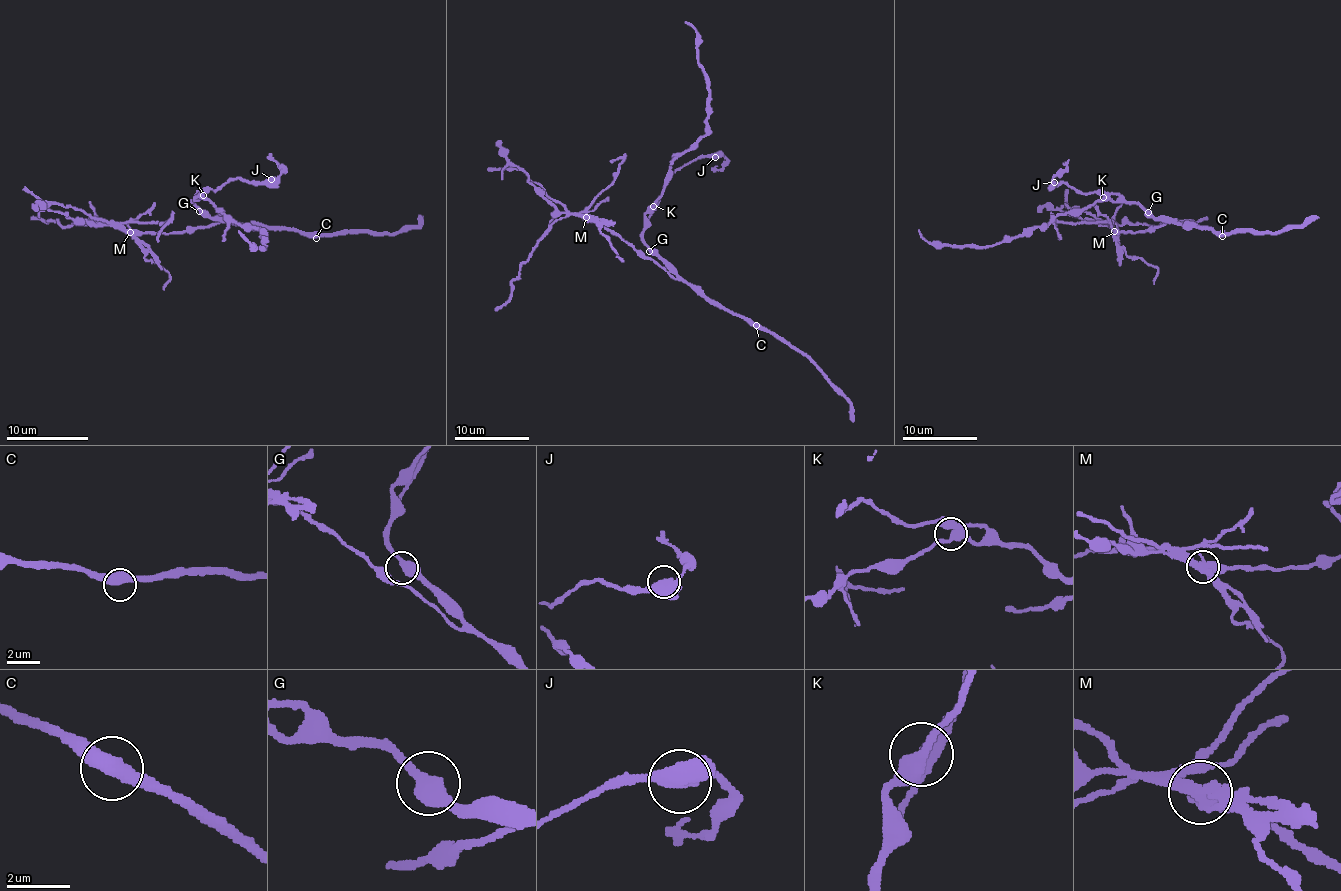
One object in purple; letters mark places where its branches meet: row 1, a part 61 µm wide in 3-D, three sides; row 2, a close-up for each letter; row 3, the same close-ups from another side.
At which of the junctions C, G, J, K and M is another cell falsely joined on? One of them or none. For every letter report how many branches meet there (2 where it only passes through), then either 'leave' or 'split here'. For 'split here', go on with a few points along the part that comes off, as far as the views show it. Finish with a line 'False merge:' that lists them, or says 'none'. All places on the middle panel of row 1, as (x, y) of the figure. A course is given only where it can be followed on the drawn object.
C: 2 branches meet; leave
G: 2 branches meet; leave
J: 3 branches meet; leave
K: 4 branches meet; leave
M: 4 branches meet; split here; foreign part runs (585, 217), (568, 213), (557, 219), (518, 271), (510, 297), (495, 310)
False merge: M

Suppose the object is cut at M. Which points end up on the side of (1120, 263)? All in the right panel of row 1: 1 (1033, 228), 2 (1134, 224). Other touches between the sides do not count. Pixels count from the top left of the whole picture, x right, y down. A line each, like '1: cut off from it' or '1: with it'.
1: cut off from it
2: with it

